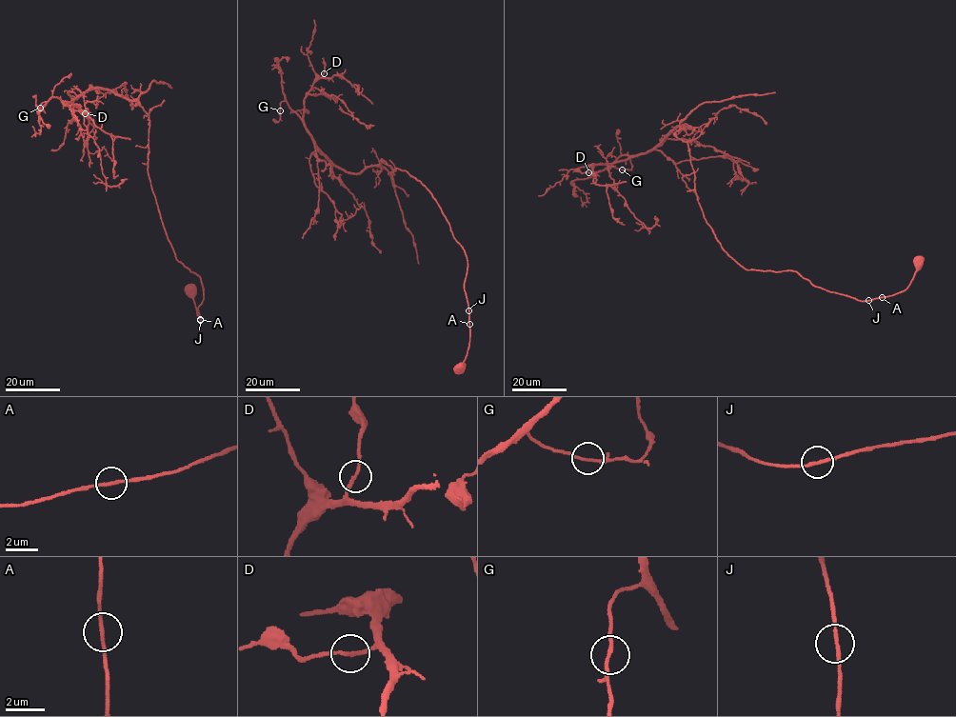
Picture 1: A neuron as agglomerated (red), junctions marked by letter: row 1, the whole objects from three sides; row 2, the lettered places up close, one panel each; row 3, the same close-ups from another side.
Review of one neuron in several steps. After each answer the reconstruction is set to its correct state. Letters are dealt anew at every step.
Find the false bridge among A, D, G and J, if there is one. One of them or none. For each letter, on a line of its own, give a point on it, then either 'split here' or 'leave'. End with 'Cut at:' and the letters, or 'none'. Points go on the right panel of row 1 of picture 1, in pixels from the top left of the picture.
A: place (882, 297); leave
D: place (588, 172); leave
G: place (622, 169); leave
J: place (868, 300); leave
Cut at: none

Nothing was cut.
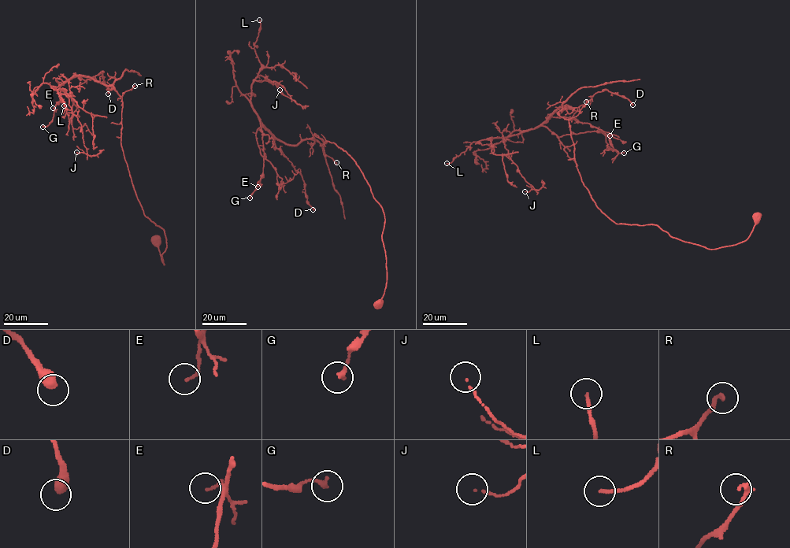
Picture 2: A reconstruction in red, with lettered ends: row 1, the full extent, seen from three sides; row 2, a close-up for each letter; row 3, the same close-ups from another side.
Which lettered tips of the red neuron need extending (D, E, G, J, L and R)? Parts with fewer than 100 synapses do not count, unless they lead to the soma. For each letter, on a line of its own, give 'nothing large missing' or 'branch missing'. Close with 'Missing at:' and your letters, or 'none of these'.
D: nothing large missing
E: nothing large missing
G: nothing large missing
J: nothing large missing
L: nothing large missing
R: nothing large missing
Missing at: none of these

